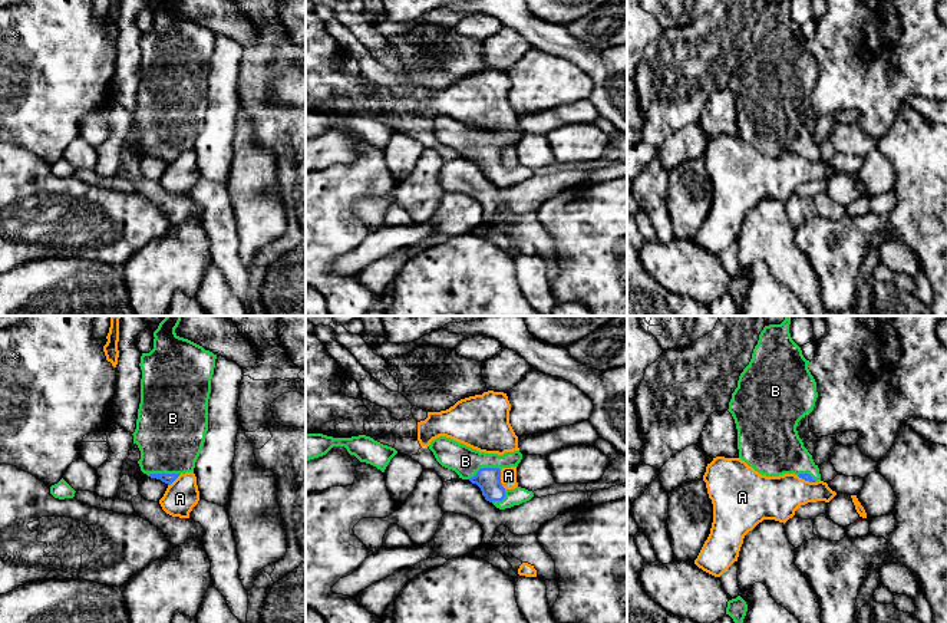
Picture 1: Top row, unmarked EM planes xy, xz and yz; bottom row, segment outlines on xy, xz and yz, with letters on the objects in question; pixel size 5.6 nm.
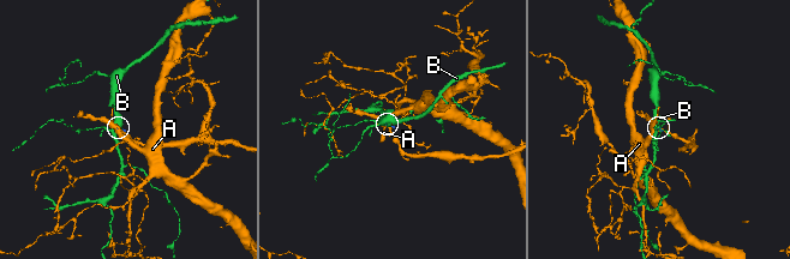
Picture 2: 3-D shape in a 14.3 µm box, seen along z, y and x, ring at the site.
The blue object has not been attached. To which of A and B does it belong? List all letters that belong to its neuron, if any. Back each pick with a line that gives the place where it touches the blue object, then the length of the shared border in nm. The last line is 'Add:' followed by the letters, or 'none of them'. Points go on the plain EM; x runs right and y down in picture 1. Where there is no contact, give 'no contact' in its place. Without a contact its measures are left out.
B: contact xz (484, 147); length 190 nm
Add: B

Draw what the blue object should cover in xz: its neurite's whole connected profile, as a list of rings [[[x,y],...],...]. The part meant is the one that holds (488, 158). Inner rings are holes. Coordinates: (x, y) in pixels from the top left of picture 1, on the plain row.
[[[446,115],[433,118],[429,128],[442,145],[455,149],[459,156],[476,162],[485,178],[499,188],[519,184],[534,175],[534,171],[525,167],[505,168],[501,162],[501,148],[518,145],[522,138],[519,129],[504,134],[485,132]]]

